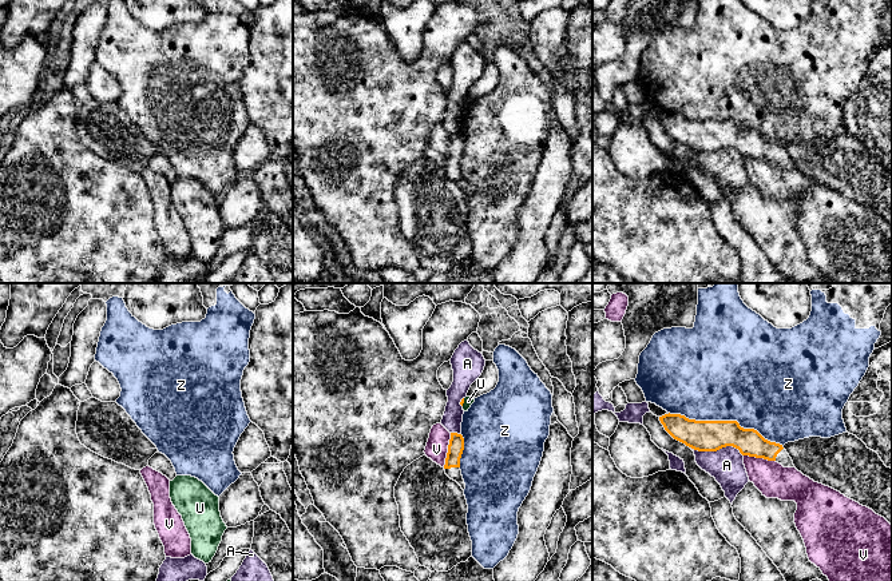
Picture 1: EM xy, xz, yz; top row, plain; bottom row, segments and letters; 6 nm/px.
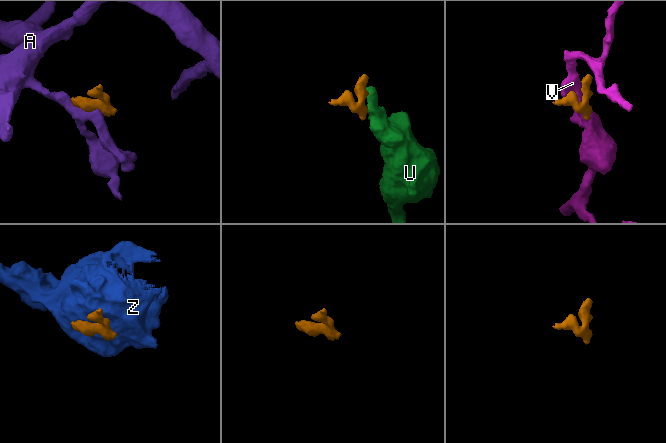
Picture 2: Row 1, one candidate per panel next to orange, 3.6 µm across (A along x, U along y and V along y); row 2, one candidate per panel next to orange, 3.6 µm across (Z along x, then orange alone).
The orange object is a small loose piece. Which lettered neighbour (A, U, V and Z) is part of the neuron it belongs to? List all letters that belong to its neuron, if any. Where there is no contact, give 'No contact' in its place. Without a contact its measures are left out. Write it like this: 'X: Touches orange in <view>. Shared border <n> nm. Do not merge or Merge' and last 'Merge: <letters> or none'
A: Touches orange in yz. Shared border 320 nm. Do not merge
U: Touches orange in xz. Shared border 50 nm. Do not merge
V: Touches orange in xz. Shared border 220 nm. Do not merge
Z: Touches orange in yz. Shared border 700 nm. Do not merge
Merge: none

